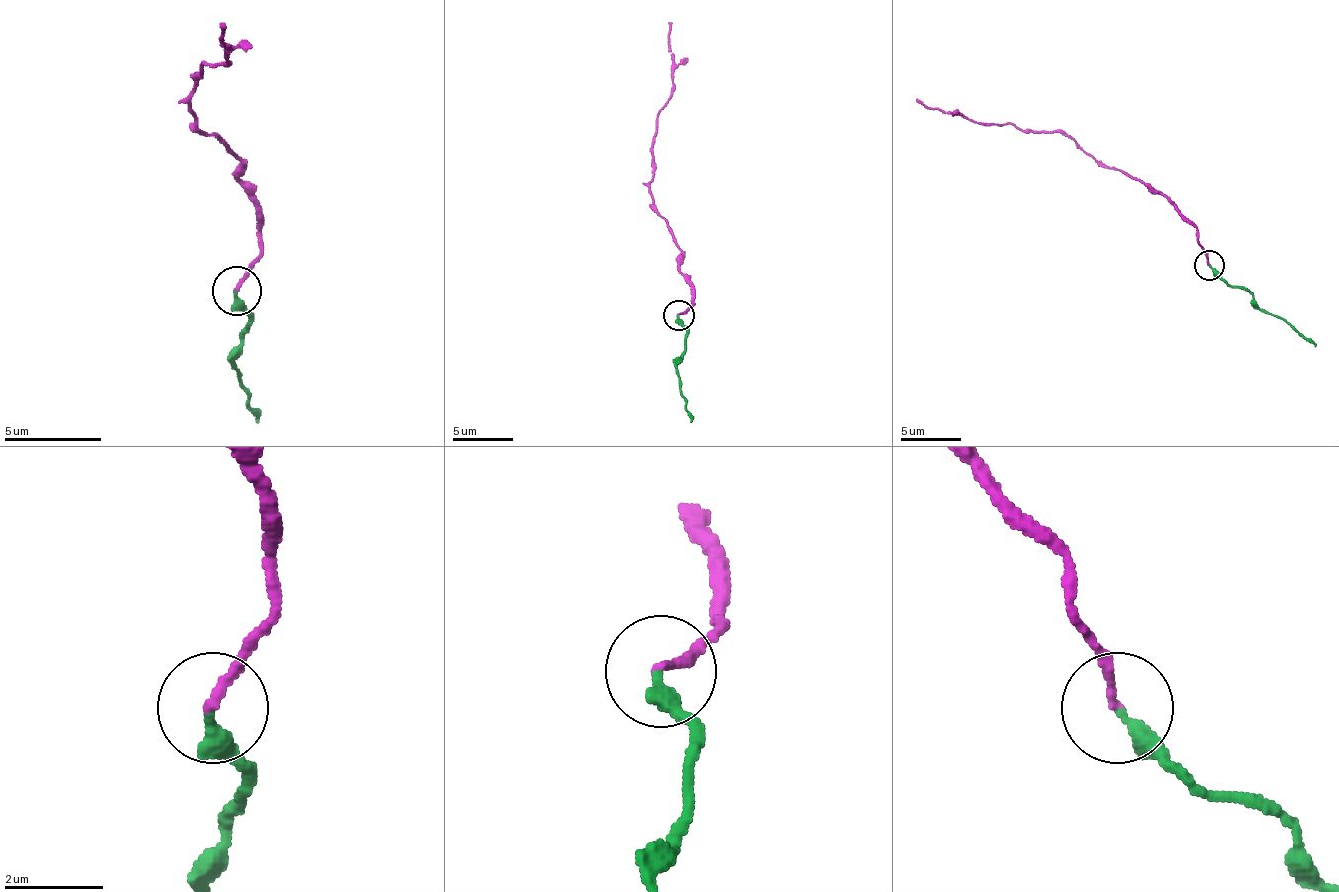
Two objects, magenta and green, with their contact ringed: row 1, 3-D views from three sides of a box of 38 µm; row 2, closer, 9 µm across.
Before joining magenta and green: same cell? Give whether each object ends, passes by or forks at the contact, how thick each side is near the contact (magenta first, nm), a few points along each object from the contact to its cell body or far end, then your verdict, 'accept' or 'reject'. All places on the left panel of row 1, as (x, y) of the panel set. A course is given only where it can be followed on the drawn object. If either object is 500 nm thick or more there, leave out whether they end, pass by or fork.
magenta ends there; green ends there; 180 nm thick on the magenta side, 280 nm on the other; magenta runs (238, 290), (262, 251), (262, 207), (238, 182), (238, 158), (199, 129), (199, 70), (228, 60), (218, 21); green runs (238, 290), (247, 324), (233, 363), (257, 416); accept

